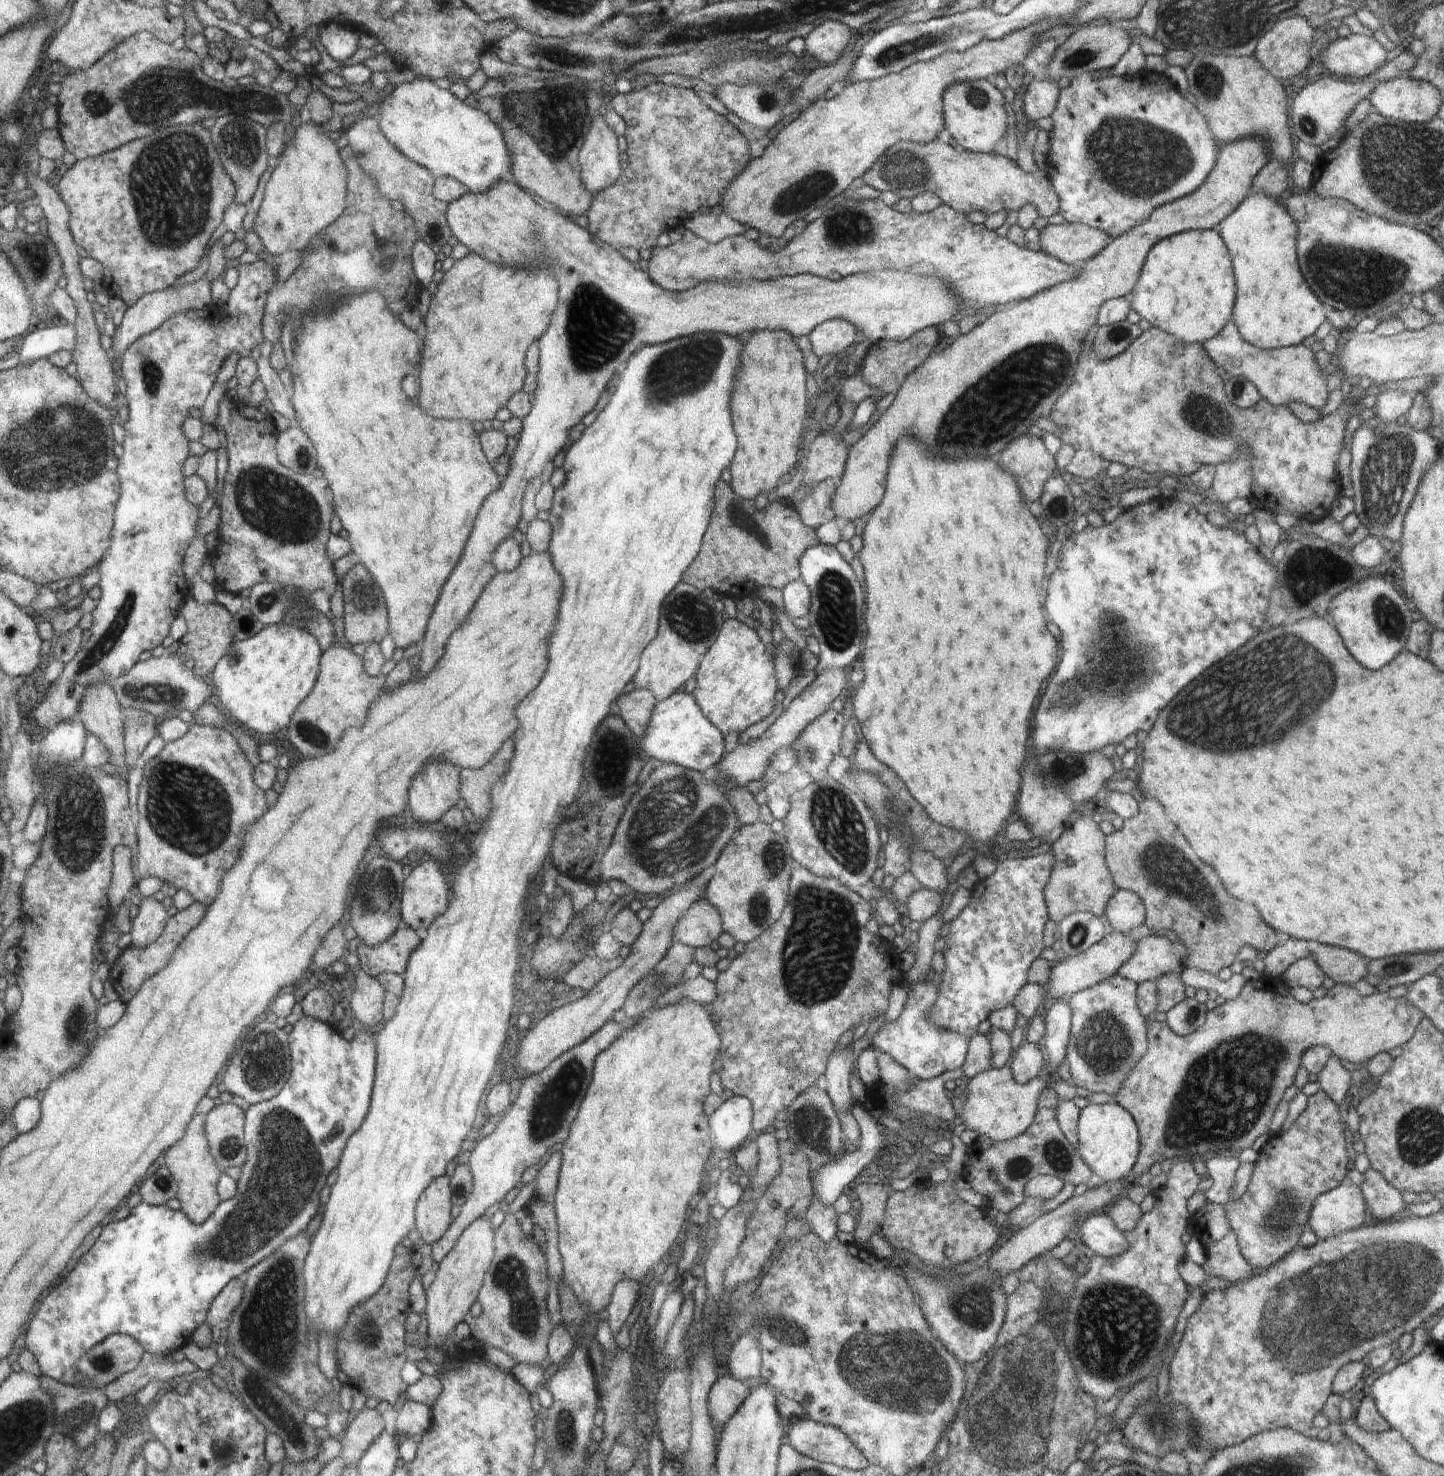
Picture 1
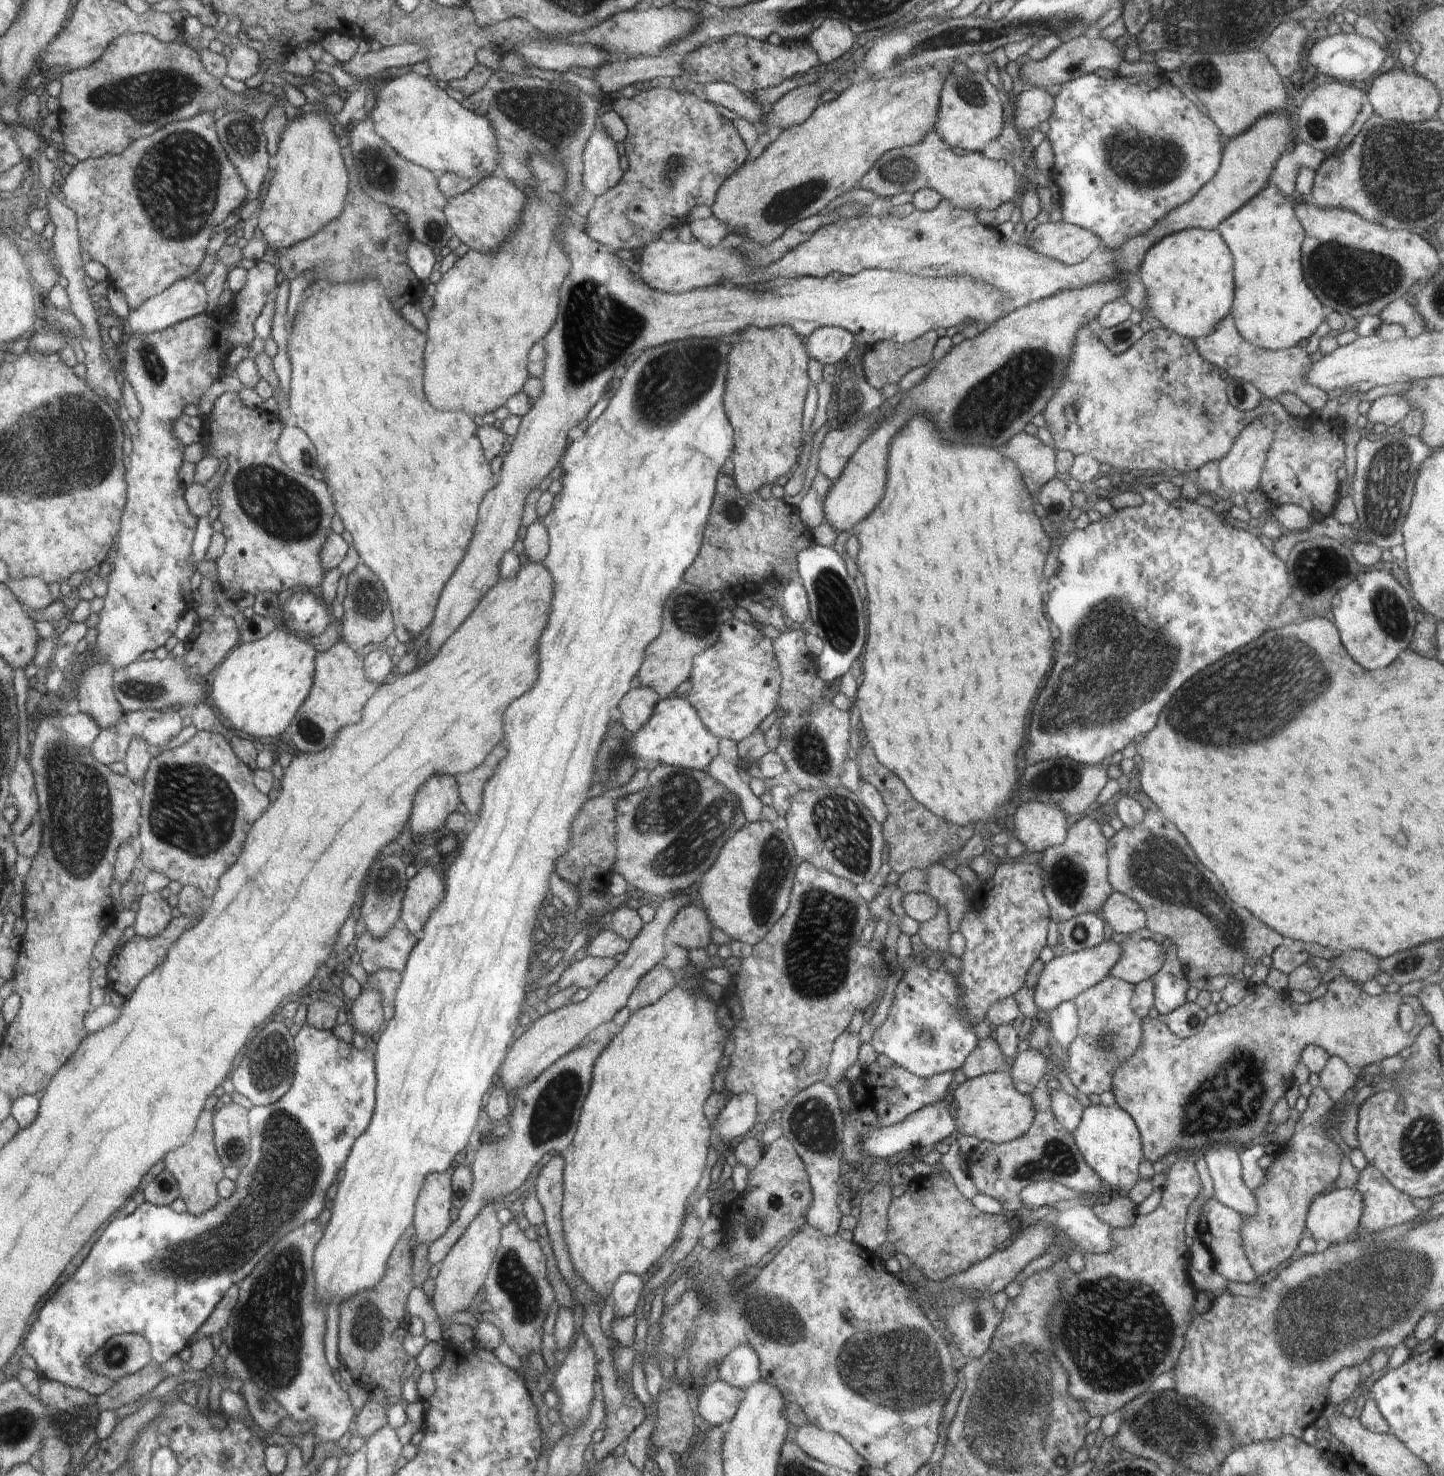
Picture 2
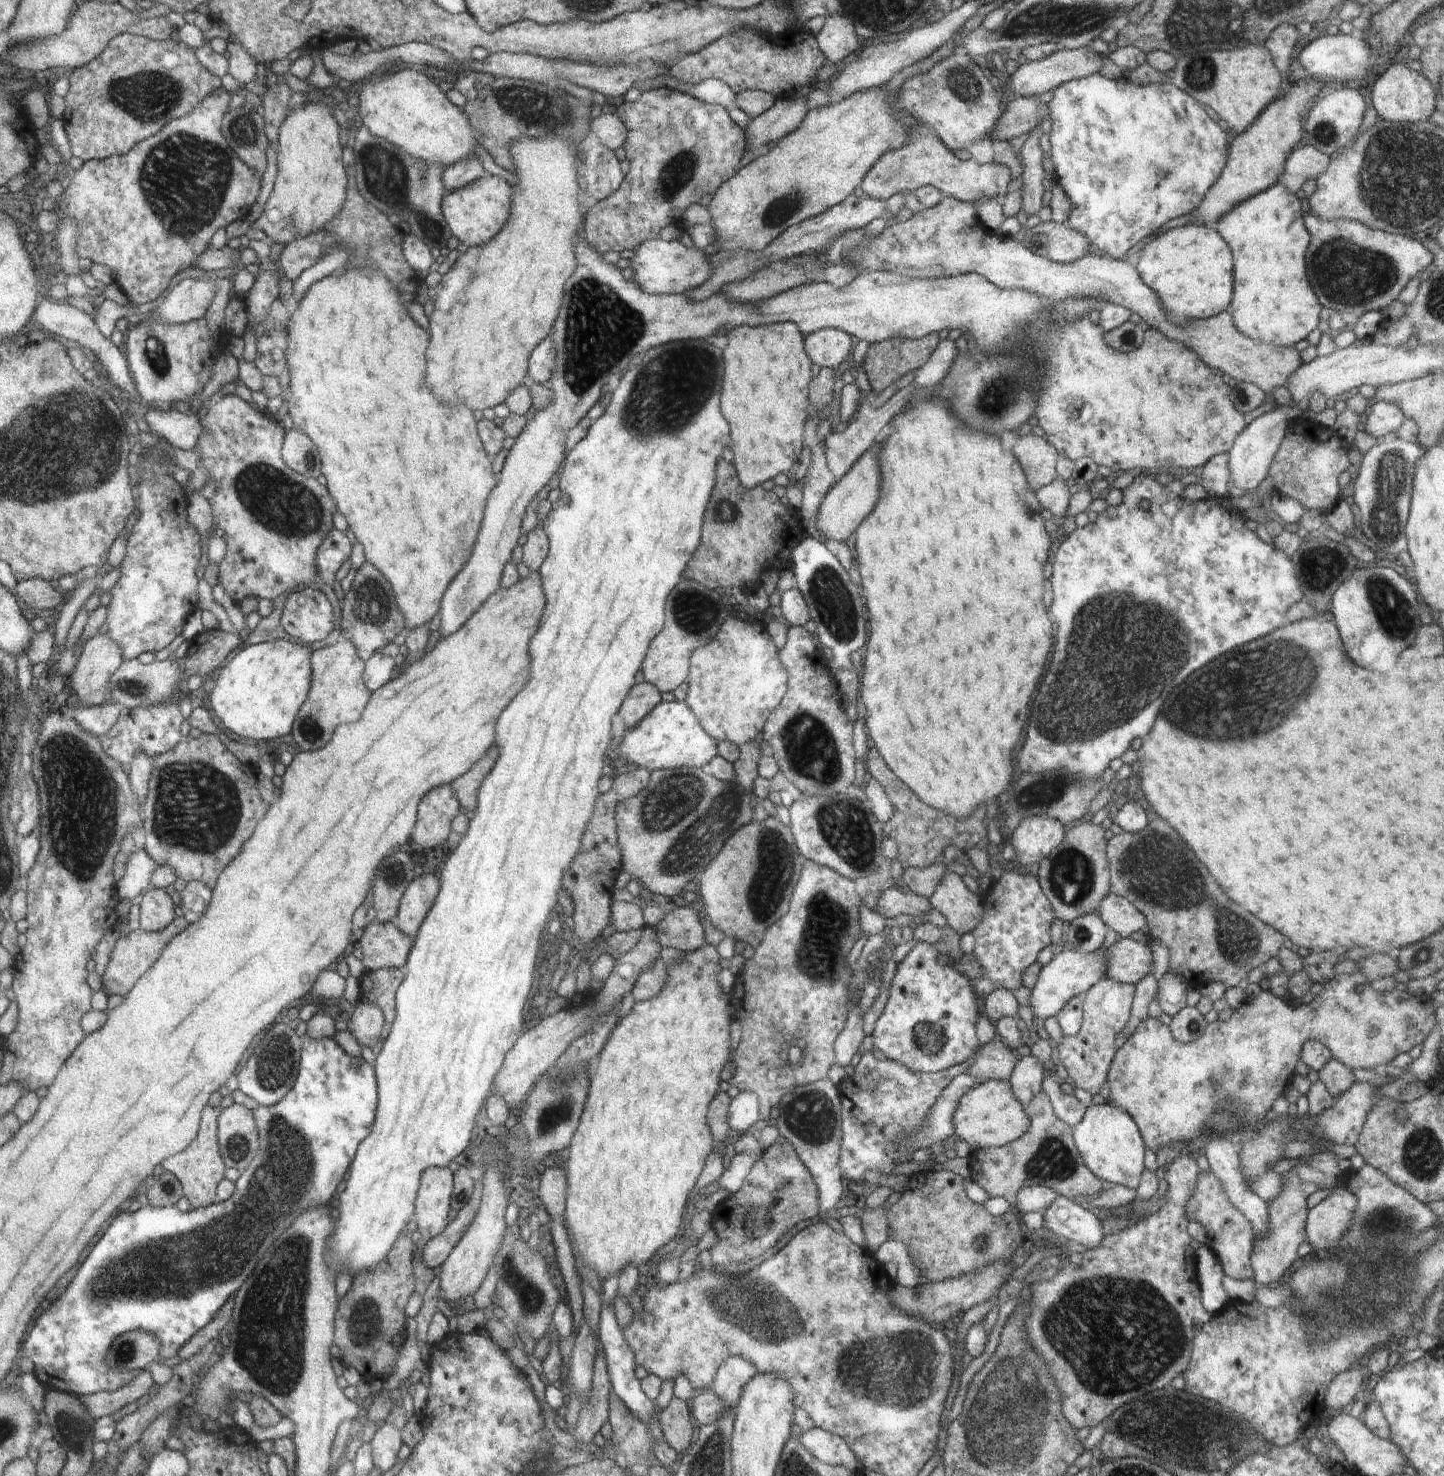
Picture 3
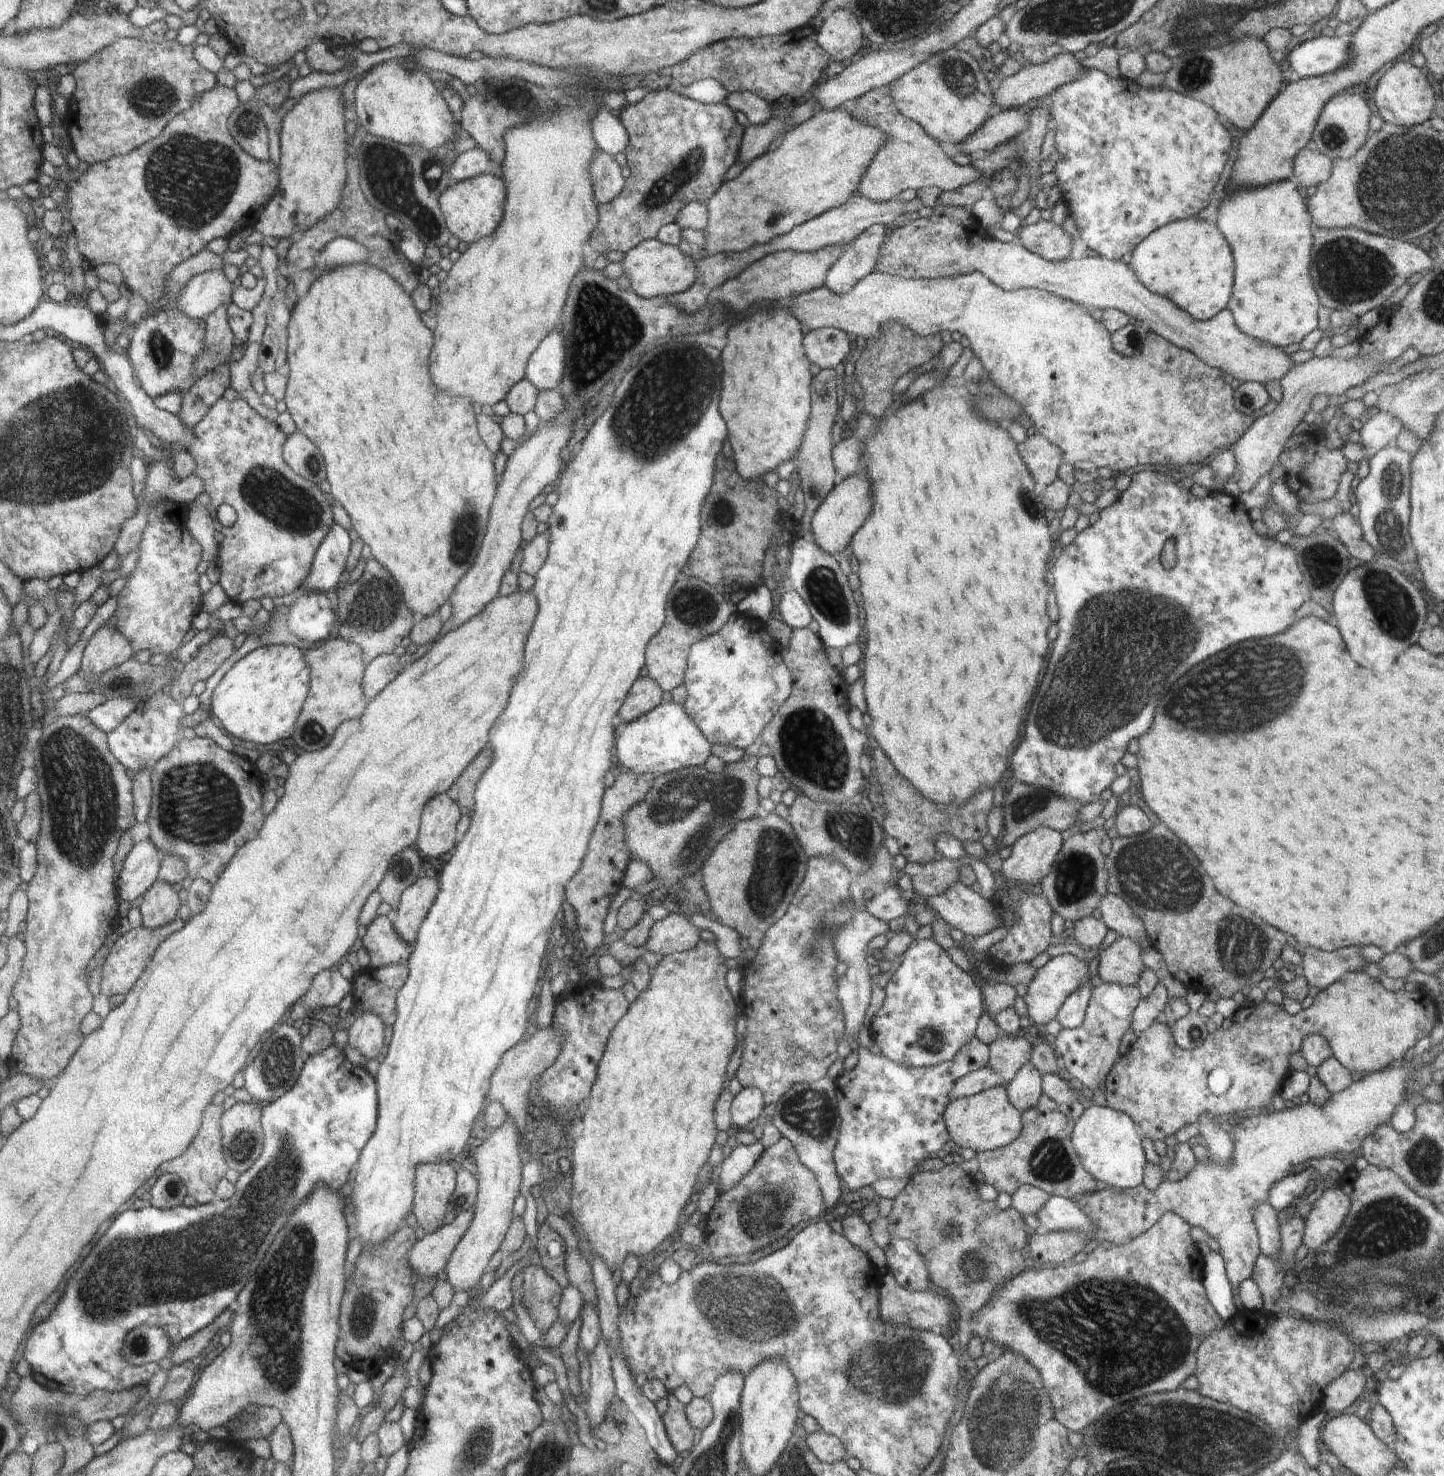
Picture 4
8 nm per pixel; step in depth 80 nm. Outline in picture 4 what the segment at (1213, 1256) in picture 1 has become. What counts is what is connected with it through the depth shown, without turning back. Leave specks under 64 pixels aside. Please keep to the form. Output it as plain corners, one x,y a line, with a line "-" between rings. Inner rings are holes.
1411,1061
1396,1063
1378,1072
1366,1073
1359,1080
1352,1081
1344,1090
1330,1095
1325,1105
1318,1106
1314,1103
1294,1105
1292,1108
1284,1107
1282,1110
1244,1118
1244,1122
1237,1124
1231,1133
1233,1144
1232,1158
1224,1163
1214,1159
1205,1162
1197,1161
1192,1170
1180,1180
1171,1181
1164,1179
1155,1190
1147,1189
1142,1183
1133,1189
1115,1189
1114,1187
1086,1193
1076,1199
1079,1210
1095,1224
1095,1229
1089,1234
1082,1231
1052,1231
1034,1232
1030,1237
1030,1256
1034,1268
1042,1269
1050,1266
1068,1266
1074,1263
1076,1253
1083,1251
1087,1239
1098,1242
1108,1241
1115,1245
1125,1245
1133,1241
1139,1234
1144,1234
1158,1219
1166,1213
1176,1213
1187,1223
1204,1228
1218,1244
1225,1260
1228,1280
1233,1294
1236,1295
1239,1286
1245,1280
1252,1279
1257,1256
1261,1254
1257,1226
1253,1217
1253,1210
1257,1203
1269,1203
1268,1192
1280,1178
1286,1178
1292,1173
1292,1168
1298,1164
1308,1162
1310,1158
1334,1157
1337,1152
1346,1152
1348,1155
1362,1146
1362,1142
1382,1125
1390,1125
1390,1118
1394,1108
1405,1101
1408,1094
1419,1094
1420,1090
1428,1084
1420,1085
1414,1080
1414,1071
1422,1068
1420,1065
1413,1069

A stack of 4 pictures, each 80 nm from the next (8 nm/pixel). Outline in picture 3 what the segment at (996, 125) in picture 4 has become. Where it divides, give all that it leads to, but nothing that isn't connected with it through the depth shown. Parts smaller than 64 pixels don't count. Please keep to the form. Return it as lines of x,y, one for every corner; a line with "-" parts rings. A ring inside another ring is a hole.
1014,97
1006,99
1005,116
989,134
993,141
1010,141
1021,134
1028,134
1048,118
1047,104
1040,104
1035,97

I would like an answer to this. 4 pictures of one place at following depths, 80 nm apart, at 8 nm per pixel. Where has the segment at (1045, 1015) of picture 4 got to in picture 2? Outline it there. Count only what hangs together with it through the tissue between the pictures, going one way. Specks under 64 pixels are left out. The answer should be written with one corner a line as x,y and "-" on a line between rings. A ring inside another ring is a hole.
1112,935
1098,946
1086,950
1057,952
1056,956
1044,965
1034,988
1036,1006
1042,1012
1052,1013
1061,1002
1073,1001
1081,992
1092,988
1111,974
1121,952
1120,938

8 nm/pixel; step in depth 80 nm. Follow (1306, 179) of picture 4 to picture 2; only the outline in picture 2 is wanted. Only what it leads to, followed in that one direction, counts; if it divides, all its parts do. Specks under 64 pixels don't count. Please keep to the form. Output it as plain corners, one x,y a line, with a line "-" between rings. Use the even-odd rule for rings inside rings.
1296,141
1277,160
1268,184
1277,186
1283,195
1292,197
1296,179
1302,169
1315,170
1327,157
1324,151
1316,150
1309,144

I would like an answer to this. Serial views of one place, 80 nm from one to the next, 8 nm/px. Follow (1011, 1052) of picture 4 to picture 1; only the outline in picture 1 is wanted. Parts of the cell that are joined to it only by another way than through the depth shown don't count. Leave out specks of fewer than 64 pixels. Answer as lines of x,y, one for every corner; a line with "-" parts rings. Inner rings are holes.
976,1032
969,1038
968,1056
963,1065
963,1081
971,1079
982,1071
995,1067
988,1035

